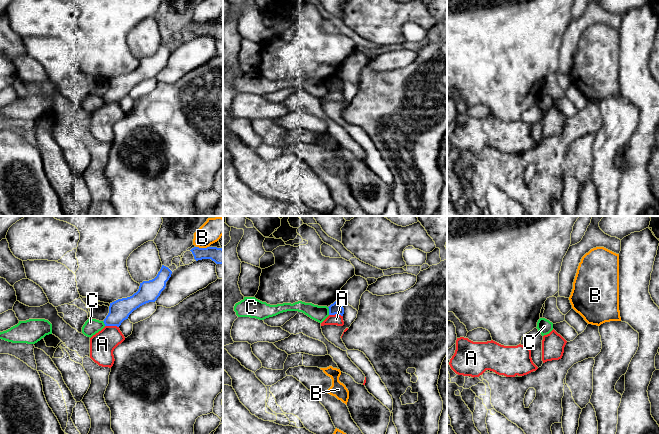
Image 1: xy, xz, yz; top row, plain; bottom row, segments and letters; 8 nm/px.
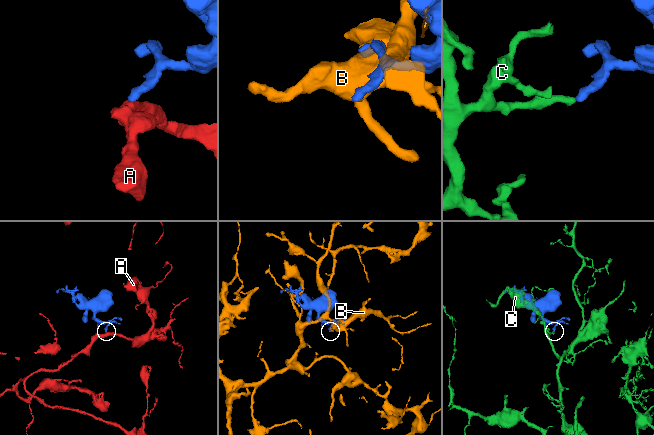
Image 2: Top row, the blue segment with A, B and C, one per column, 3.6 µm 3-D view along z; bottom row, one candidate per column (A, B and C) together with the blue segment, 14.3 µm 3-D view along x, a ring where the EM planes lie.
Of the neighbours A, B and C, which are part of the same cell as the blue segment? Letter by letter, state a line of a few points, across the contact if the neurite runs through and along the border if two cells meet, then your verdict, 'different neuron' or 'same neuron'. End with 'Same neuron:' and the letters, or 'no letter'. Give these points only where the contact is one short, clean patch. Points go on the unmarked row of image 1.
A: xy (105, 101), (116, 101), (118, 103) | different neuron
B: different neuron
C: xz (327, 83), (329, 90) | different neuron
Same neuron: no letter

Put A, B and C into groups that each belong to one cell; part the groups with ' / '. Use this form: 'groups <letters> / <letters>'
groups A / B / C

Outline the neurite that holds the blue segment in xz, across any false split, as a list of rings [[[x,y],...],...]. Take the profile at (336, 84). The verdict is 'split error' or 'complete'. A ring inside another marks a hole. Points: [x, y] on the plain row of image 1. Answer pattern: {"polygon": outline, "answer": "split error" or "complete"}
{"polygon": [[[335,77],[328,84],[329,84],[329,91],[339,90],[339,91],[343,92],[343,90],[344,90],[343,81],[341,79],[339,79],[338,77]]], "answer": "complete"}

